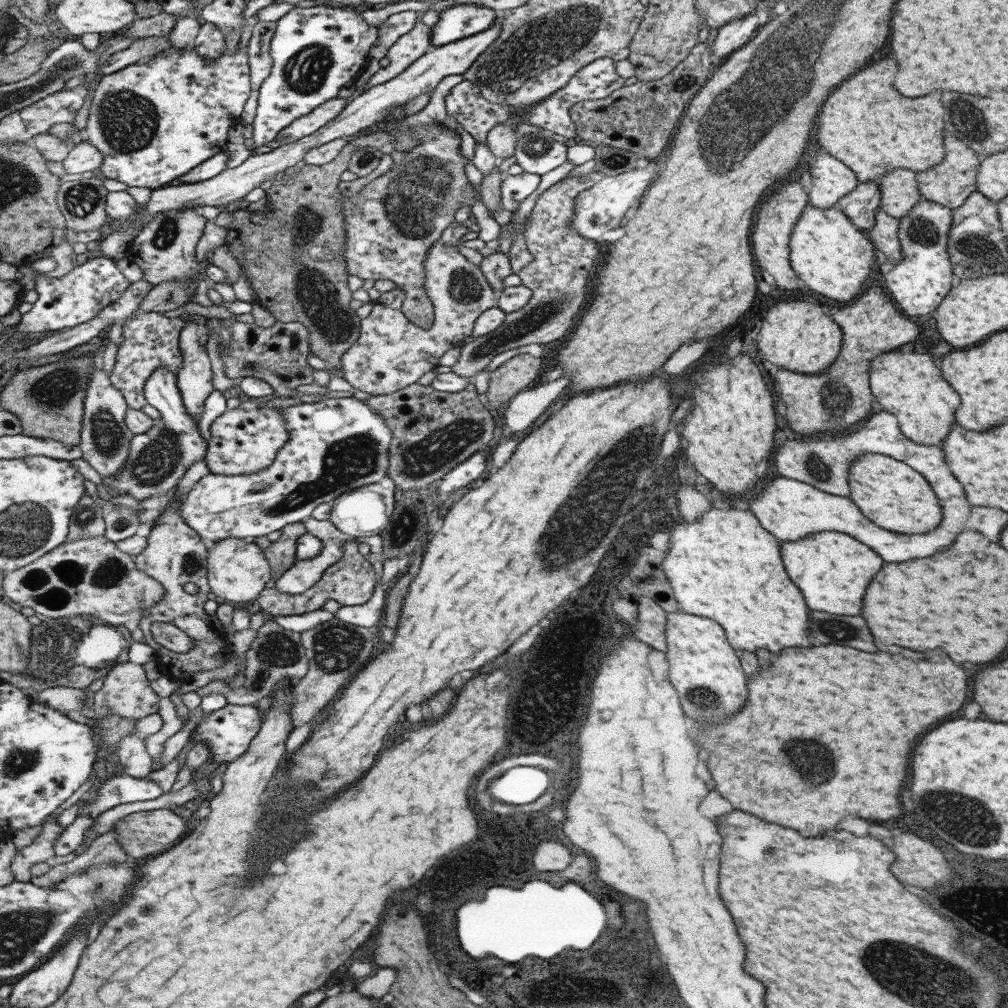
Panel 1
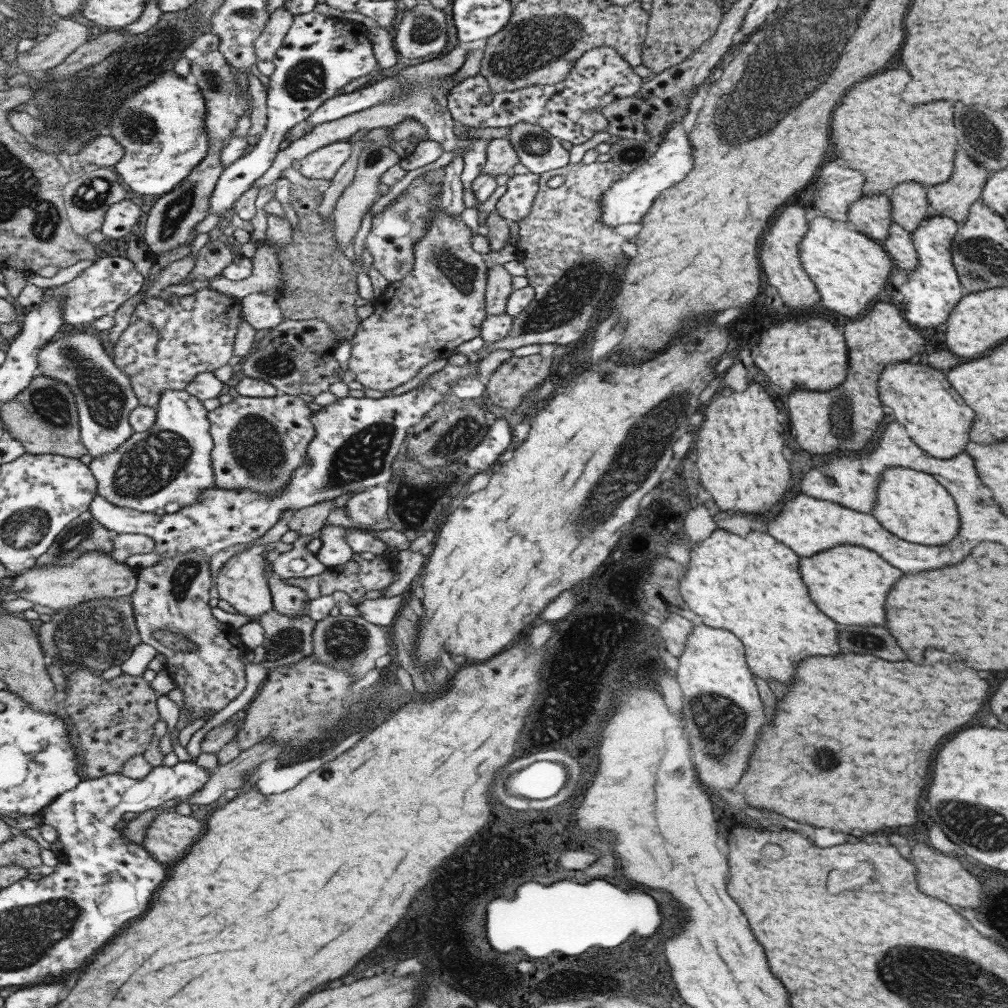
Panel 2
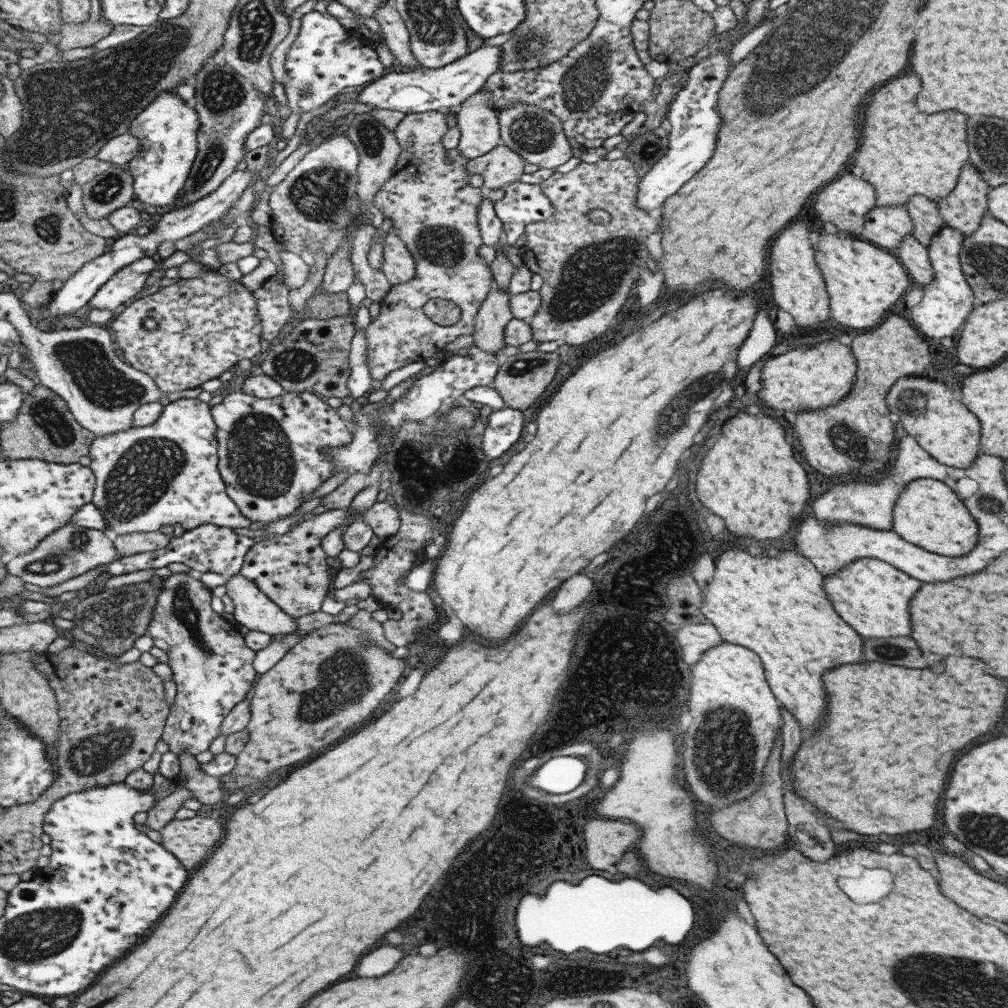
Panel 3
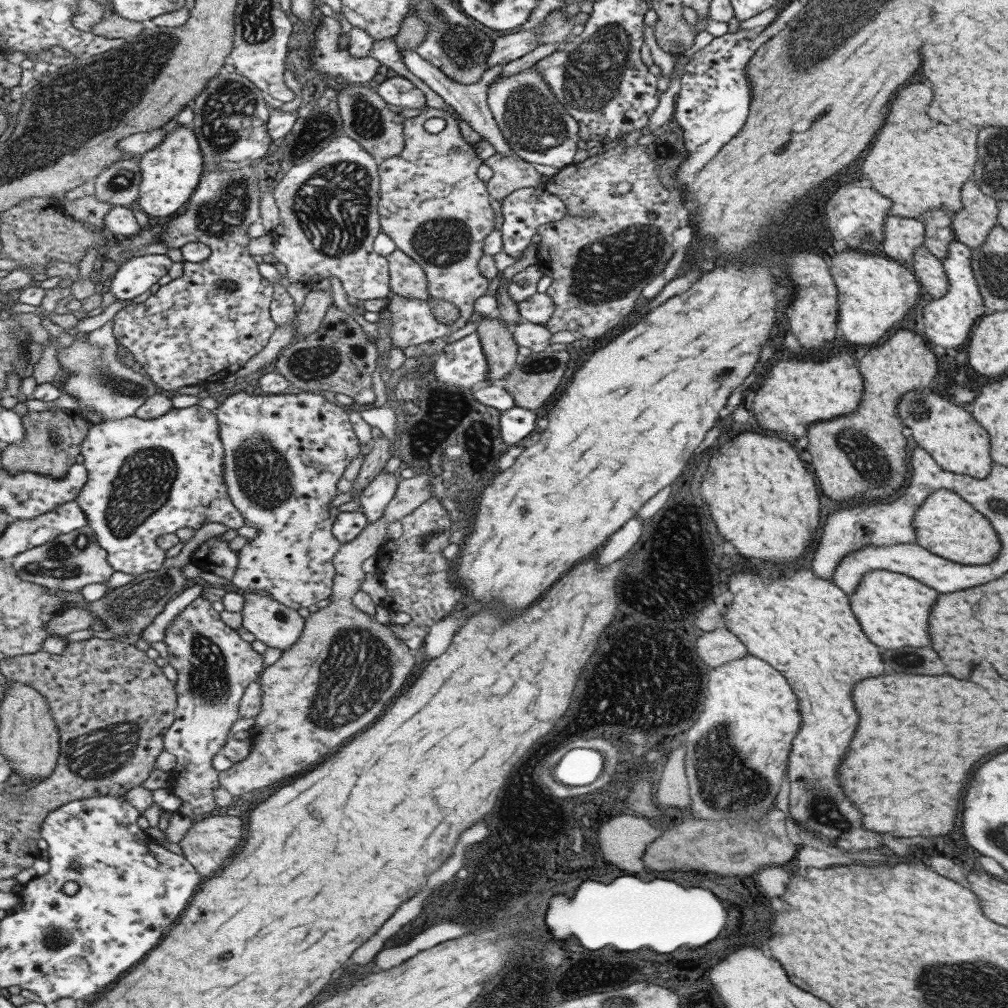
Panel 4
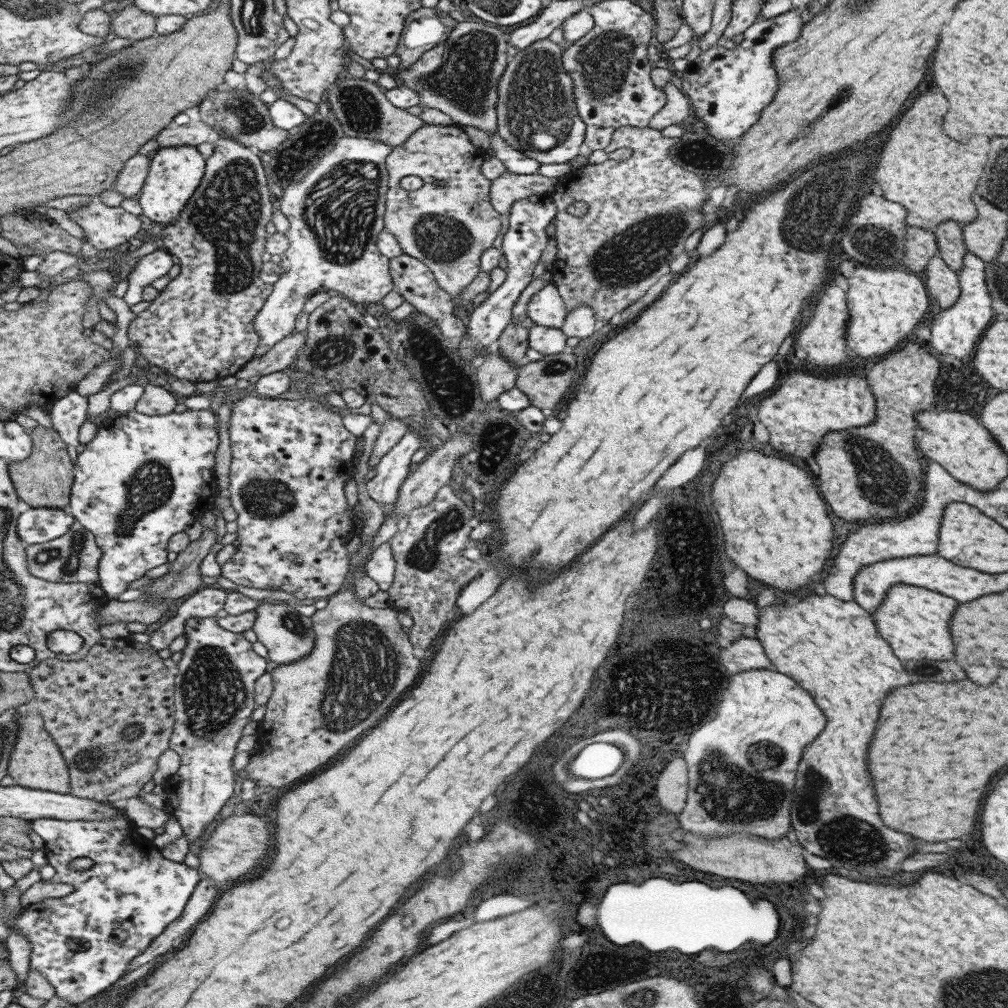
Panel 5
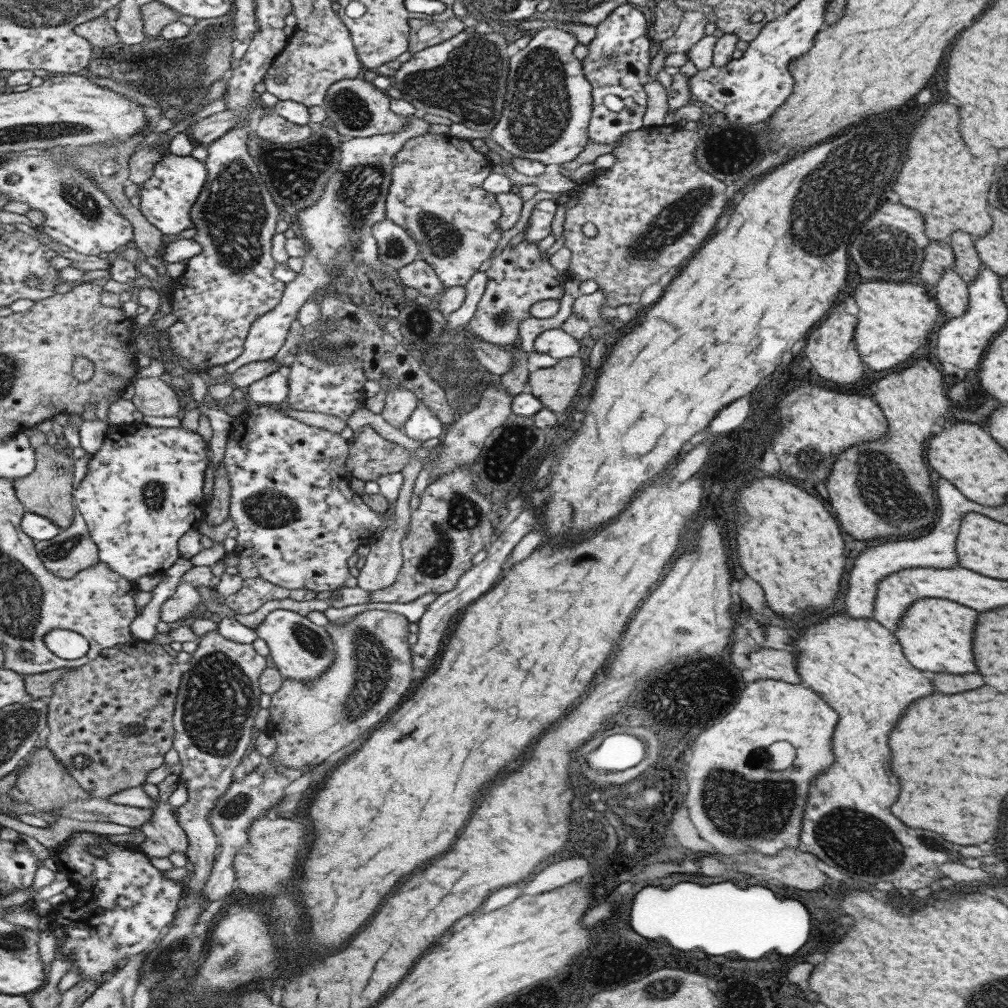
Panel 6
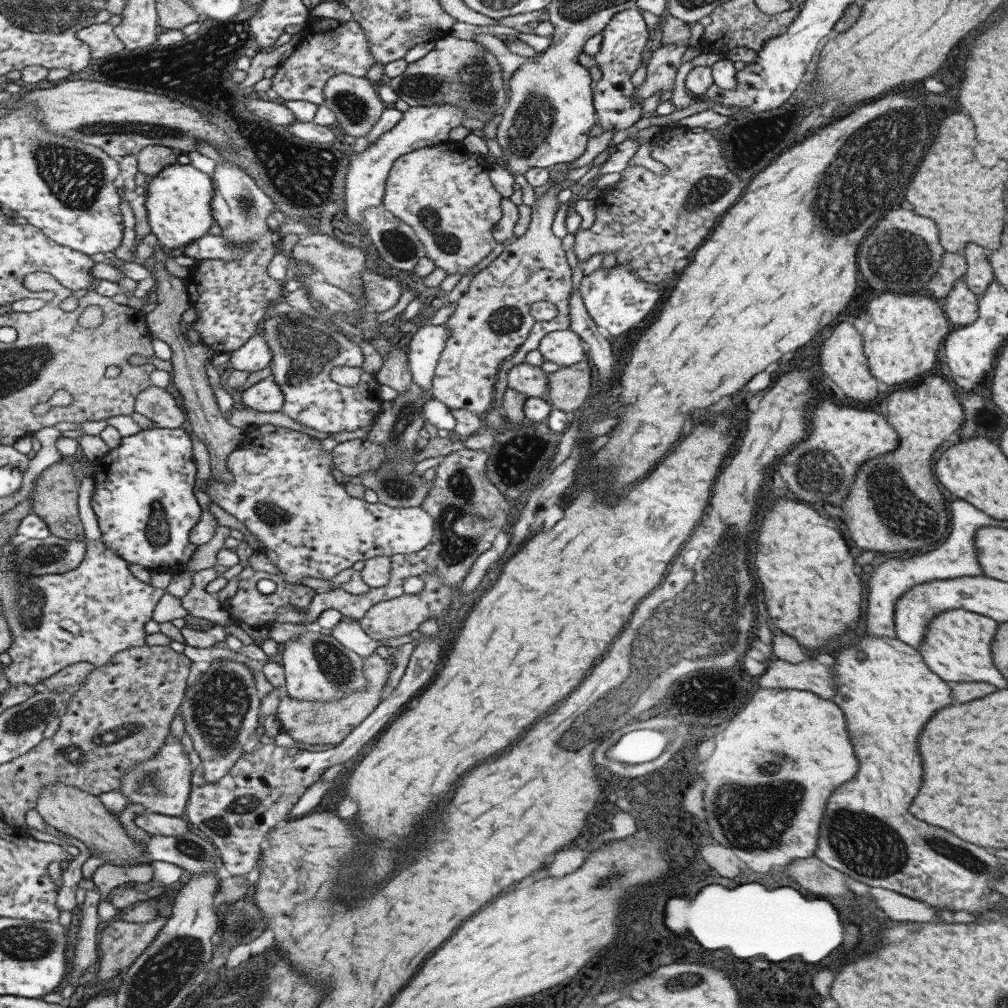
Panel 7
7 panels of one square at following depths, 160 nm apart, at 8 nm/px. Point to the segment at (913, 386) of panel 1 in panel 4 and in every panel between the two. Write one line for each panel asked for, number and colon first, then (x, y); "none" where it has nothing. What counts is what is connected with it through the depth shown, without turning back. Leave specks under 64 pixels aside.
2: (934, 416)
3: (927, 410)
4: (957, 443)

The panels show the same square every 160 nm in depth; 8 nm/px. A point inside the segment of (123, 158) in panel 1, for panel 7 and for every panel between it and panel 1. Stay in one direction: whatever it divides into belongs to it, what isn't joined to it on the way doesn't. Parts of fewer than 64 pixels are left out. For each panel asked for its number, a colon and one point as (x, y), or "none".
2: (163, 127)
3: (169, 128)
4: (171, 172)
5: (176, 173)
6: (167, 199)
7: (179, 203)

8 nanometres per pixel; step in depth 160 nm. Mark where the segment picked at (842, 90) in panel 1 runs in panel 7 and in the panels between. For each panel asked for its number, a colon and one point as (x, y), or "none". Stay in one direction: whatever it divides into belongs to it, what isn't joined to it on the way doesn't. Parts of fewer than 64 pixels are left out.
2: (873, 131)
3: (901, 152)
4: (917, 164)
5: (932, 177)
6: (948, 187)
7: (964, 201)

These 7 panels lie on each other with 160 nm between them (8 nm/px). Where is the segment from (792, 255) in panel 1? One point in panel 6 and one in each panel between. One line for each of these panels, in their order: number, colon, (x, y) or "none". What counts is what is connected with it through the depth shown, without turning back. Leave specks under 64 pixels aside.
2: (848, 269)
3: (864, 283)
4: (874, 294)
5: (884, 305)
6: (894, 320)

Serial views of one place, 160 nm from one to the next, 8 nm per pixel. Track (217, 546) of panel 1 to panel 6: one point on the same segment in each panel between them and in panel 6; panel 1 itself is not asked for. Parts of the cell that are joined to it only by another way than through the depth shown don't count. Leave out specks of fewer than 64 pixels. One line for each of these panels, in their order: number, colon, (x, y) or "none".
2: (242, 581)
3: (254, 610)
4: (277, 626)
5: (287, 635)
6: (301, 651)

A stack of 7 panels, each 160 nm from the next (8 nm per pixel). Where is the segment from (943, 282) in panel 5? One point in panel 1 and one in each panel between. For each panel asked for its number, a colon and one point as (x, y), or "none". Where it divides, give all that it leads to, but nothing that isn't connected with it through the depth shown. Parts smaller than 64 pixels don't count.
1: (883, 234)
2: (897, 244)
3: (912, 255)
4: (928, 270)

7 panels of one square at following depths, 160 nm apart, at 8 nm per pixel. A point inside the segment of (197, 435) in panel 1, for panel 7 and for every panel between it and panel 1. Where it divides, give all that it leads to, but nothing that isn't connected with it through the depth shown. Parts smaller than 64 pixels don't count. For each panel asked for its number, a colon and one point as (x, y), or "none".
2: (172, 462)
3: (169, 473)
4: (147, 478)
5: (143, 478)
6: (143, 491)
7: (144, 499)

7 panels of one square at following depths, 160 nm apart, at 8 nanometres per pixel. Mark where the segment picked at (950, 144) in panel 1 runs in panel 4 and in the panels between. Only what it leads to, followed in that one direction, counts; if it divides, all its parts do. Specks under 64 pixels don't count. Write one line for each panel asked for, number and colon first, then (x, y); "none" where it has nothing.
2: (952, 198)
3: (961, 209)
4: (970, 224)

